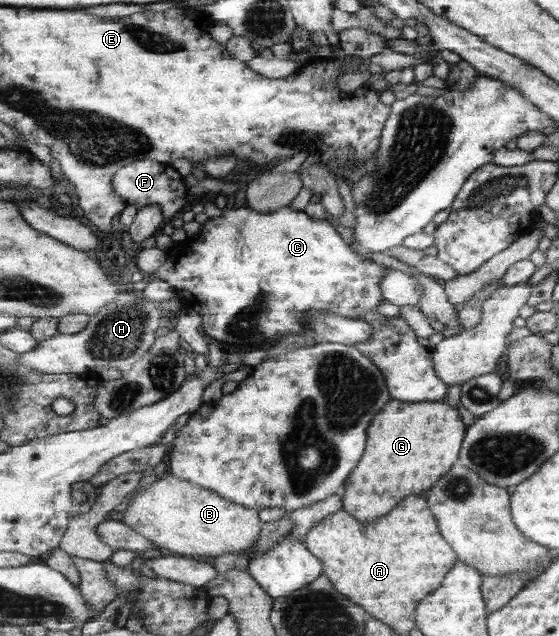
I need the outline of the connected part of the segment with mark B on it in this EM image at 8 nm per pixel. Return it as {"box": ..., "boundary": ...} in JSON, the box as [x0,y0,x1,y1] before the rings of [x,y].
{"box":[122,473,263,557],"boundary":[[[173,473],[163,474],[163,477],[149,484],[135,494],[131,504],[124,510],[122,521],[151,540],[163,552],[183,557],[191,556],[221,556],[221,554],[248,554],[259,542],[263,534],[263,521],[258,510],[240,505],[231,499],[223,498],[215,491],[197,486],[195,483],[183,480]]]}

